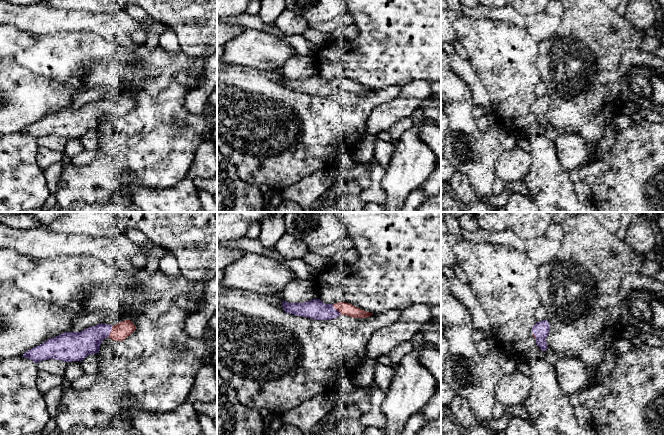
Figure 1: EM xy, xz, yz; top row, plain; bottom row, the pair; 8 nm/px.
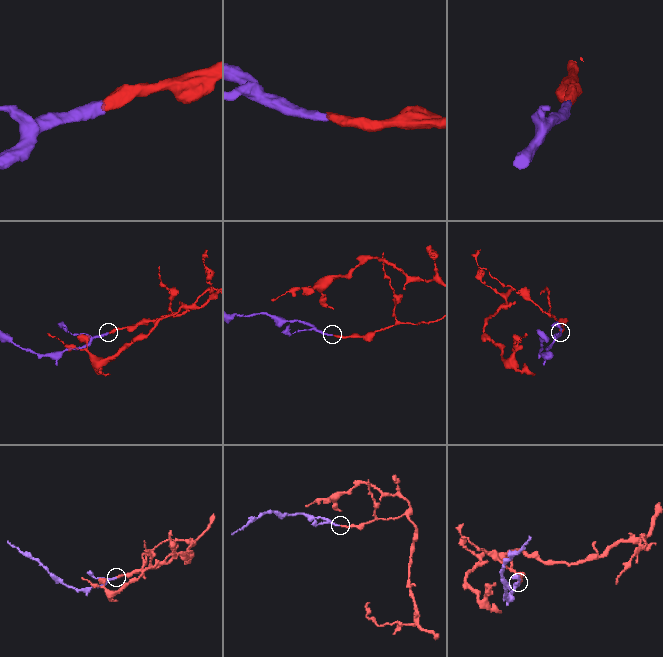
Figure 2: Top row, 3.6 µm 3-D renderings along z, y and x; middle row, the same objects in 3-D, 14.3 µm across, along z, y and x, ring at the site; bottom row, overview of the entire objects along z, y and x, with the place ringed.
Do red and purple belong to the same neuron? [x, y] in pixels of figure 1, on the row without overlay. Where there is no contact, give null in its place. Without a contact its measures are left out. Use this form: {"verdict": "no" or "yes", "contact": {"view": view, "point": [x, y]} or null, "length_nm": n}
{"verdict": "yes", "contact": {"view": "xz", "point": [336, 85]}, "length_nm": 120}

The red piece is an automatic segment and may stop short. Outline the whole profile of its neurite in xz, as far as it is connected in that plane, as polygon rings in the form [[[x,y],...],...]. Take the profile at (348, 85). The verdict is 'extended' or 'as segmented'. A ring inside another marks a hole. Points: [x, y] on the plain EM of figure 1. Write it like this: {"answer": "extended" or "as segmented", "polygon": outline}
{"answer": "extended", "polygon": [[[313,75],[303,79],[288,79],[283,76],[282,82],[286,89],[314,96],[331,96],[340,91],[353,94],[366,94],[373,91],[373,89],[364,87],[350,79],[325,80],[320,75]]]}

